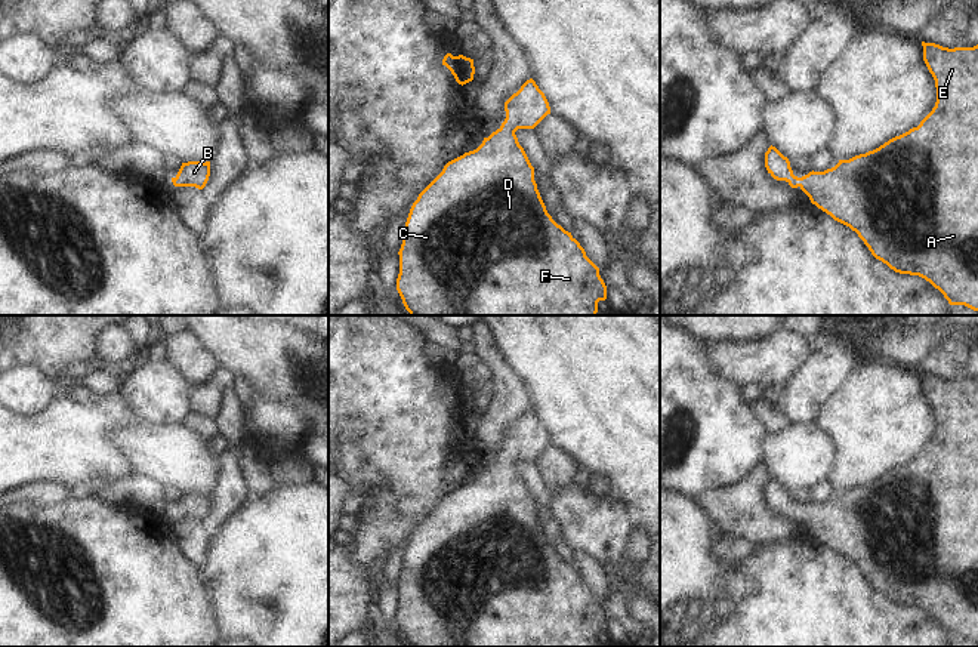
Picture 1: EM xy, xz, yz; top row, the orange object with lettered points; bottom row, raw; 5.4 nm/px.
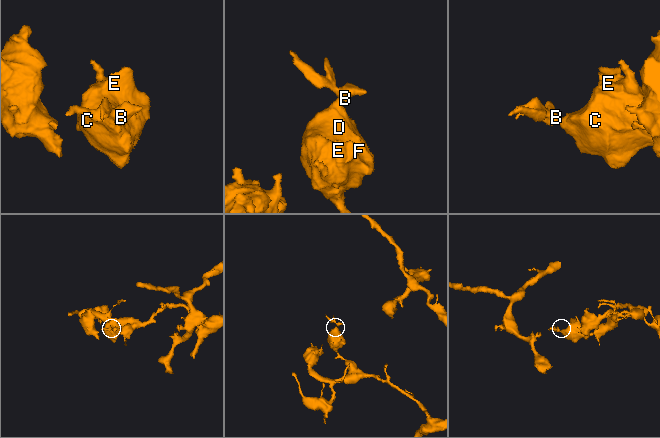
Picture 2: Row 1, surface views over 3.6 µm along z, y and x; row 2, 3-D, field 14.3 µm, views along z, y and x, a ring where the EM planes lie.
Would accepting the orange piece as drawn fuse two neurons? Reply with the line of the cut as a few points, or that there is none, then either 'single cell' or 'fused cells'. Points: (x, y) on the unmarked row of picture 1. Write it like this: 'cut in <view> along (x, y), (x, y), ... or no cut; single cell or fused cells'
no cut; single cell

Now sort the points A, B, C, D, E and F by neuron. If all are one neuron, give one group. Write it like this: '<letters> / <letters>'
A B C D E F

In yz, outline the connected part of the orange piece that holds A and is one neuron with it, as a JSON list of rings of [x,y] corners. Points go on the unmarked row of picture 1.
[[[925,375],[923,392],[935,412],[937,434],[917,459],[879,480],[855,487],[824,503],[797,509],[790,493],[775,478],[765,484],[765,499],[777,512],[800,520],[818,540],[849,558],[871,586],[900,606],[919,607],[938,620],[950,637],[978,643],[978,376],[942,379]]]

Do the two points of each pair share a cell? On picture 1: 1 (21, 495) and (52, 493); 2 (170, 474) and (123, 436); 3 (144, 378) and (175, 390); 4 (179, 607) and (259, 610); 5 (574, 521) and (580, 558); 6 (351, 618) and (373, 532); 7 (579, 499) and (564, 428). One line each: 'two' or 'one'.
1: one
2: one
3: one
4: two
5: two
6: two
7: two

